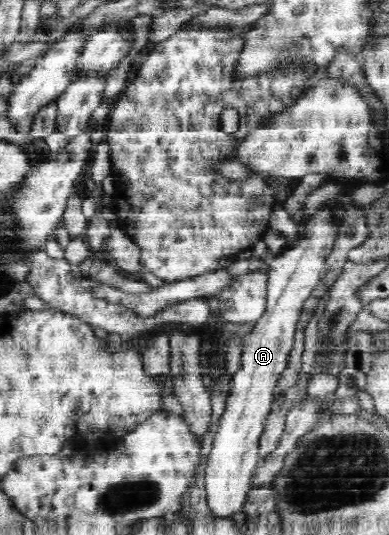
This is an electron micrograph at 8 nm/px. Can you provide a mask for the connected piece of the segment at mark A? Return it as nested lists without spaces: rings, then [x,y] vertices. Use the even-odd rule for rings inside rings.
[[[325,202],[308,218],[303,237],[297,241],[297,245],[293,245],[293,249],[284,249],[281,257],[269,253],[261,258],[271,268],[266,287],[267,307],[251,332],[243,338],[240,368],[232,375],[226,407],[220,415],[214,442],[206,458],[205,495],[213,516],[229,518],[241,512],[249,490],[255,487],[252,485],[252,475],[260,458],[260,435],[275,399],[275,386],[283,370],[287,369],[303,303],[328,269],[326,258],[334,251],[339,227],[329,203]]]

